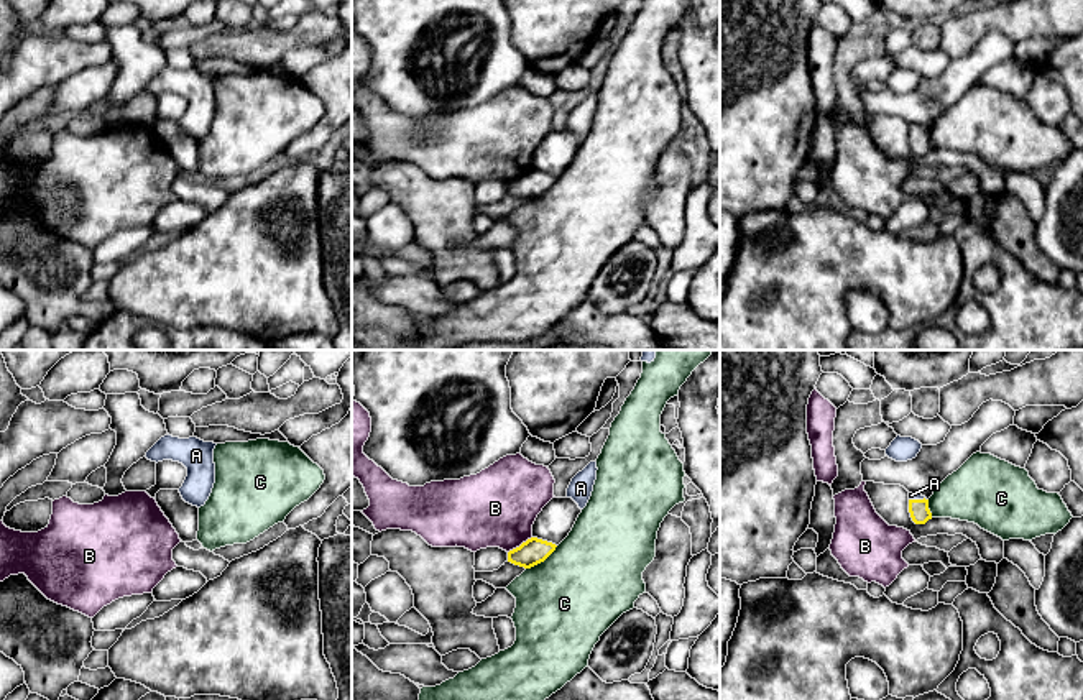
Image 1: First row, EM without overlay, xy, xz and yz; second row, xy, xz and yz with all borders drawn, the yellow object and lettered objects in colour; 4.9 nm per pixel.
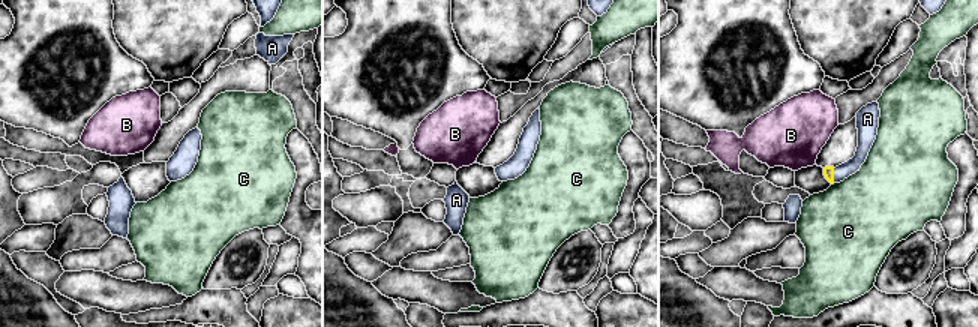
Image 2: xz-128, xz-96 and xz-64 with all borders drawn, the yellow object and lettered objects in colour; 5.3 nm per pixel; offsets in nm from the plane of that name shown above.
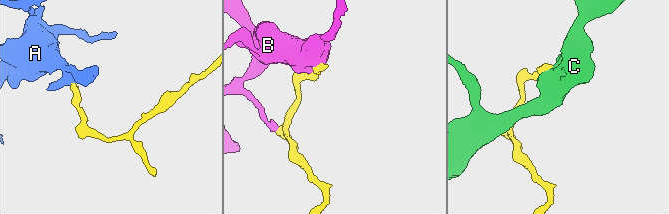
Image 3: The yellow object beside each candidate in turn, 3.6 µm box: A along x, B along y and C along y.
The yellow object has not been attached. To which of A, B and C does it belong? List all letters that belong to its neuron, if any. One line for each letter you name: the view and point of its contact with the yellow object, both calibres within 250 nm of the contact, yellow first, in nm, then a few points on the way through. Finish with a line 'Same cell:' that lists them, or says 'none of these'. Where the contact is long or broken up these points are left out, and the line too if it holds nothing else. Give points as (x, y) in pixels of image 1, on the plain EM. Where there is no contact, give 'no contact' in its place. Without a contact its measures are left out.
A: yz (917, 132) | 100/30 nm | across yz (919, 142), (917, 132), (911, 127)
Same cell: A

